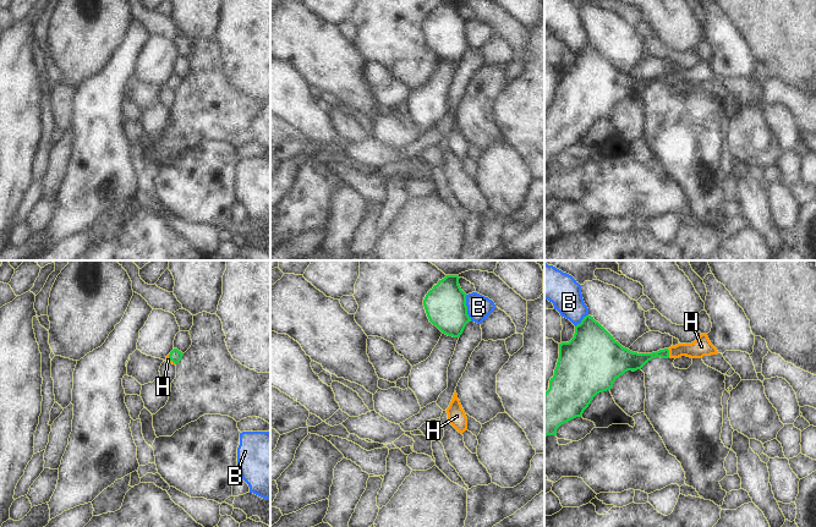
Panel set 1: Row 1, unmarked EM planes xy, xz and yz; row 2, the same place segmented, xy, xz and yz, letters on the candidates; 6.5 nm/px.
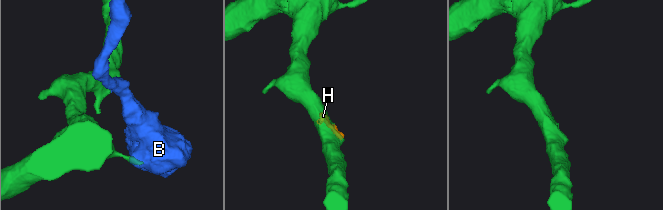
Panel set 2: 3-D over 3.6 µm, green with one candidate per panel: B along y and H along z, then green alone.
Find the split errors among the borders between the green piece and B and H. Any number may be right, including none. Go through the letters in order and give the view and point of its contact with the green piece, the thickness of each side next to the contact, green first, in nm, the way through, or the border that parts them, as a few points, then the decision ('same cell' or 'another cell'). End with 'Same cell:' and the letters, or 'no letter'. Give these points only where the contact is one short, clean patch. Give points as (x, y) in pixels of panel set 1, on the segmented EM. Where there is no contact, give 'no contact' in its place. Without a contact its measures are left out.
B: contact xz (466, 308); calibres 280 and 160 nm; another cell
H: contact yz (668, 353); calibres 130 and 120 nm; way yz (631, 361), (657, 353), (668, 353), (696, 350), (701, 346); same cell
Same cell: H

